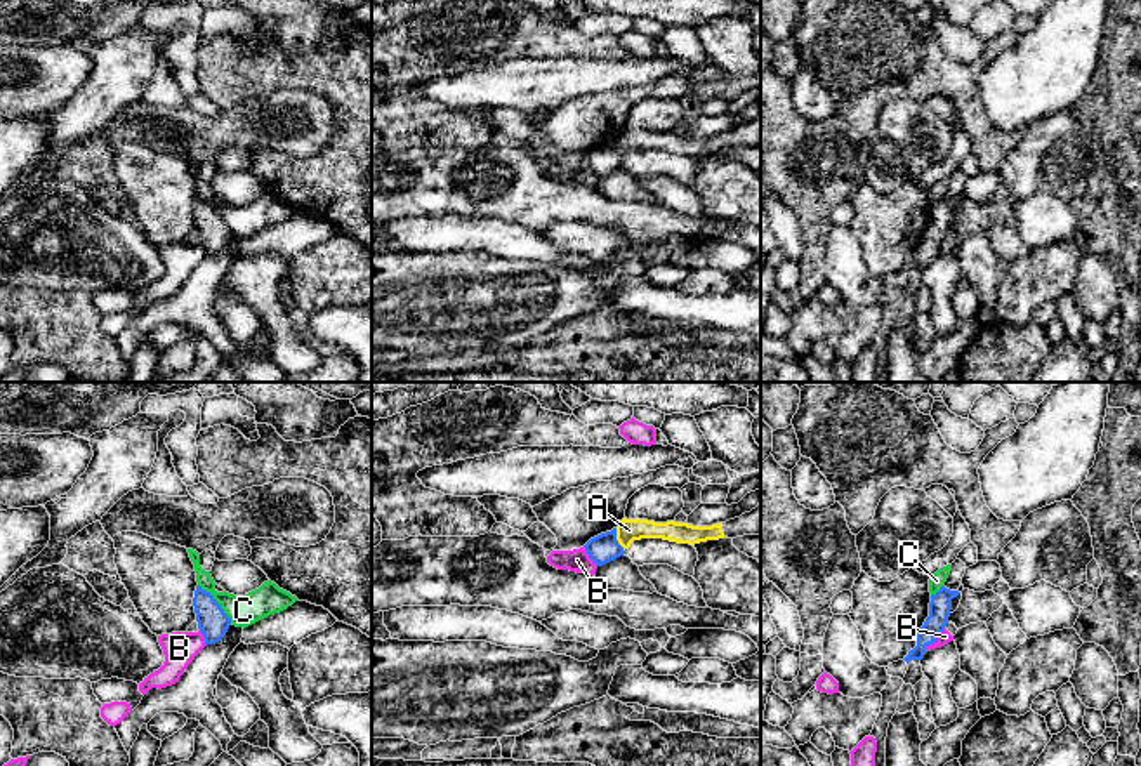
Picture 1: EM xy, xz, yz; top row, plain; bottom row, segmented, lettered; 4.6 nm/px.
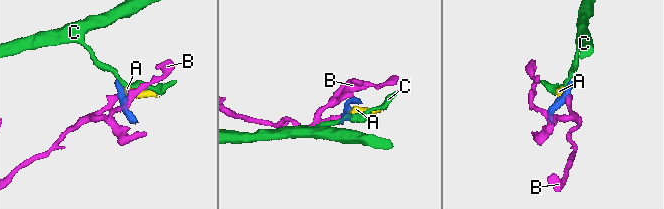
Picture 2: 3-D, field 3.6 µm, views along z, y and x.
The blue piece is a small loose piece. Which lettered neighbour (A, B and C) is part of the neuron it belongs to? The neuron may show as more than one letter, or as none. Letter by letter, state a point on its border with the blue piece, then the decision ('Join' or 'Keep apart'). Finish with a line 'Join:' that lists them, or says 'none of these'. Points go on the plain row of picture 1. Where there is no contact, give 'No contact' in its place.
A: Touches blue at xz (617, 151). Keep apart
B: Touches blue at yz (935, 252). Keep apart
C: Touches blue at xy (217, 214). Keep apart
Join: none of these

